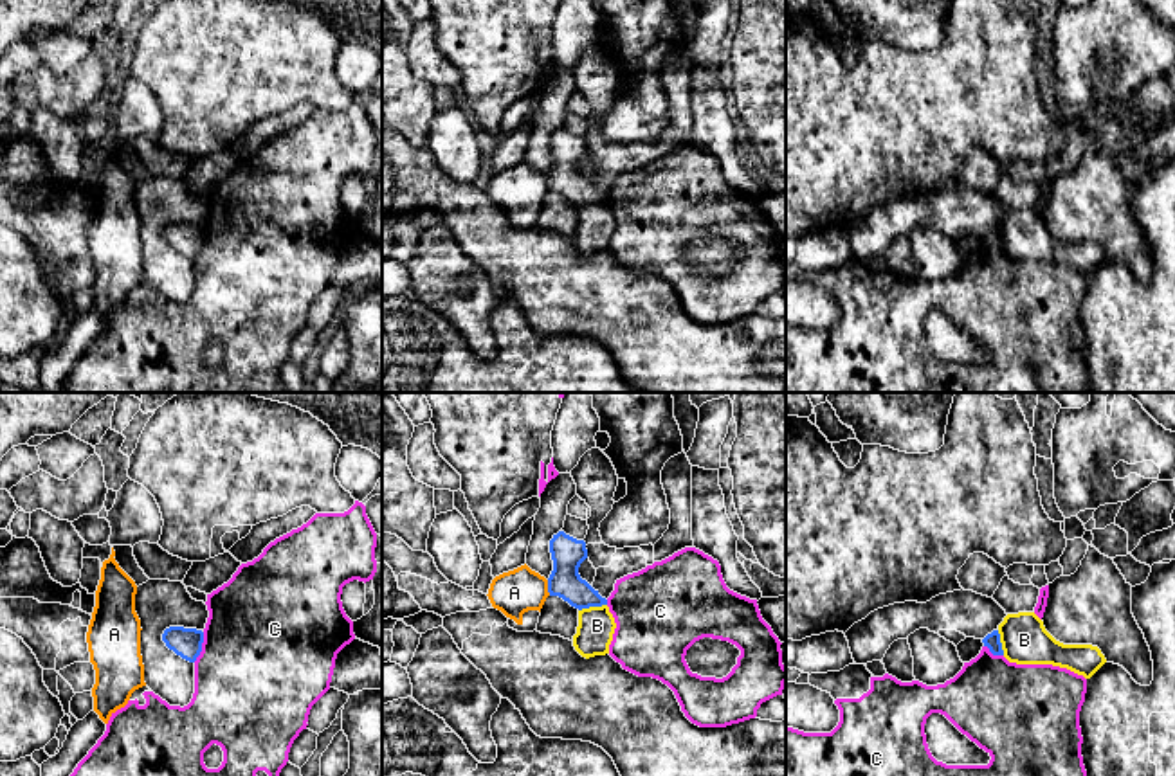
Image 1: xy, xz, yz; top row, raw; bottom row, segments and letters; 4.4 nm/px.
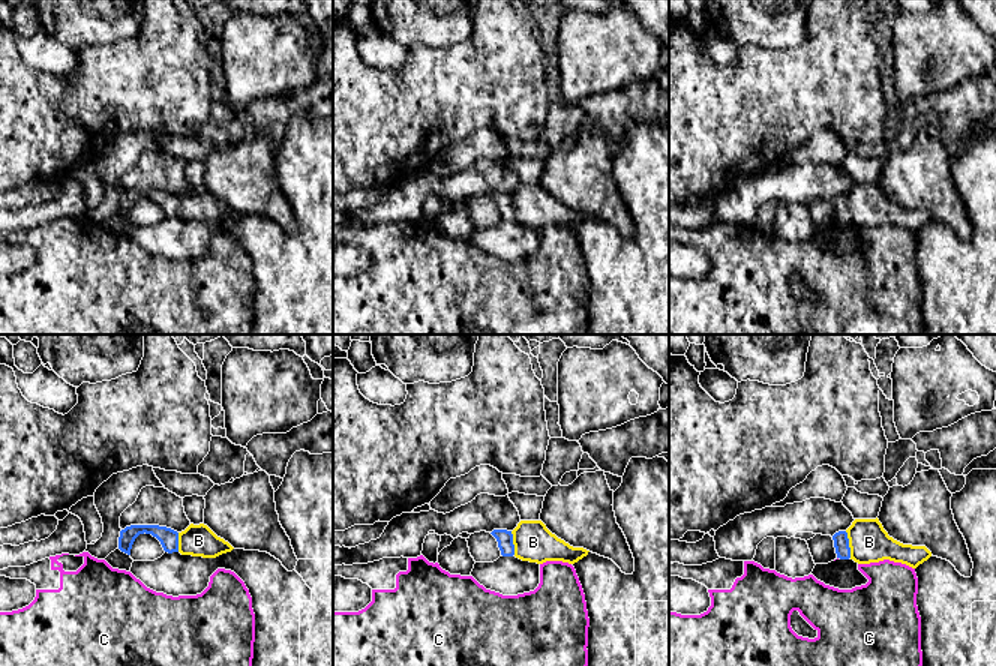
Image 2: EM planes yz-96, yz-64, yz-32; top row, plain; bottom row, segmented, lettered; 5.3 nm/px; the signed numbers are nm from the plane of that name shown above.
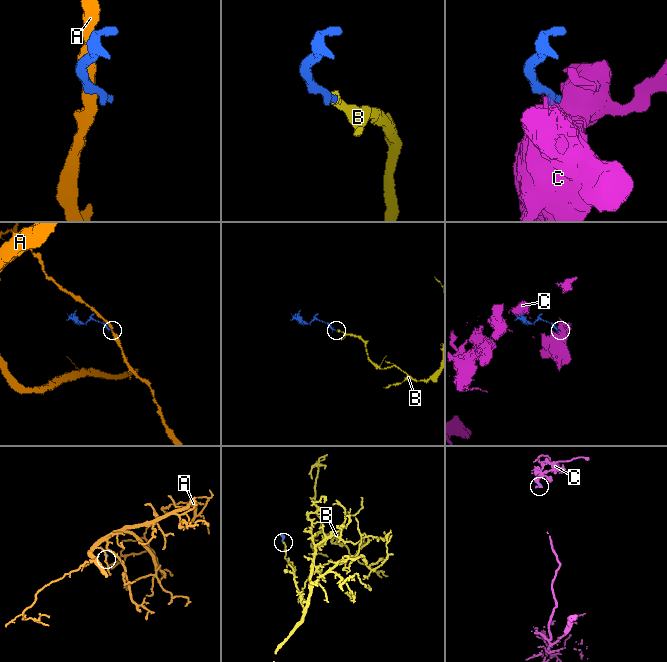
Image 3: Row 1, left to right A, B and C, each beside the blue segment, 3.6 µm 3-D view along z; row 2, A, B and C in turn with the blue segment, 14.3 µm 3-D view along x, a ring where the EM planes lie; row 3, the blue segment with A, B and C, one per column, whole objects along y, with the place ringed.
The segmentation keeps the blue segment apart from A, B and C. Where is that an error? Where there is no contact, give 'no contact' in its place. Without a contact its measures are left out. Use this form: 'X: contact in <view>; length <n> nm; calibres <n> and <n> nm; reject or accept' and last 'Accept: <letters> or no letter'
A: contact in xz; length 70 nm; calibres 150 and 200 nm; reject
B: contact in xz; length 130 nm; calibres 140 and 160 nm; accept
C: contact in xy; length 140 nm; calibres 130 and 480 nm; reject
Accept: B

